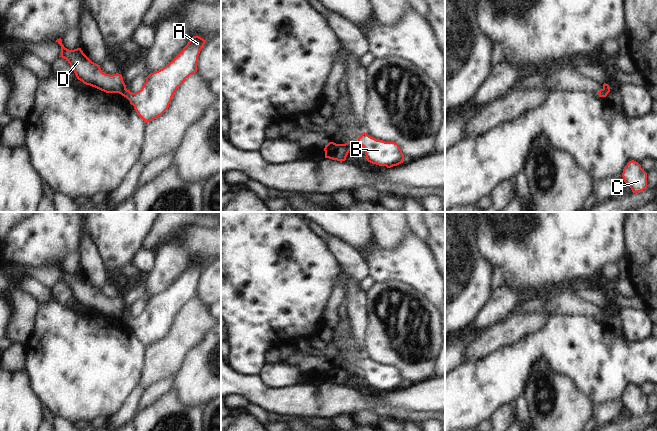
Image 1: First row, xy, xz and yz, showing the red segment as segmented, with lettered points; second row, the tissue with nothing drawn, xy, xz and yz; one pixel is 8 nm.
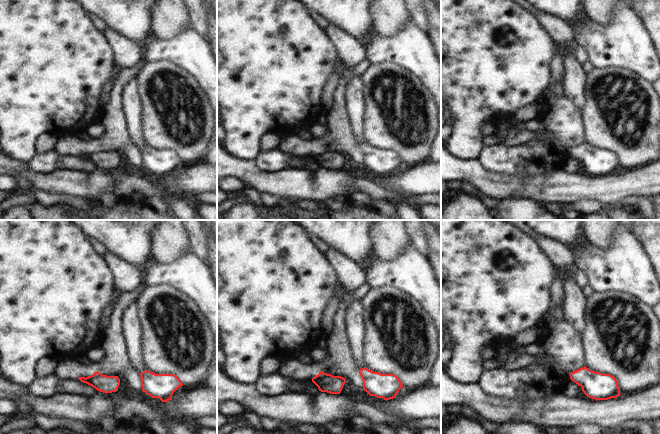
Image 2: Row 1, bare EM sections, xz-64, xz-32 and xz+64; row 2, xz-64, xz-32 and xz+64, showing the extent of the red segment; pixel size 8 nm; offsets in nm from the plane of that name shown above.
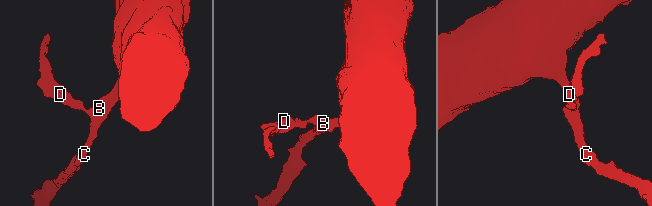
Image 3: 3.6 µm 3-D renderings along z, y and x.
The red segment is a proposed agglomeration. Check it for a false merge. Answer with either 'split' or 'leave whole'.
split

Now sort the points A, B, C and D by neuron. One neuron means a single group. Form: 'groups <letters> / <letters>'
groups A B C / D

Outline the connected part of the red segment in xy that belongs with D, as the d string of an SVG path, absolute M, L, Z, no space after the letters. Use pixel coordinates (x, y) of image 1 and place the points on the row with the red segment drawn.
M61 38L57 39L56 42L61 46L60 57L68 61L78 80L106 93L119 93L122 95L126 85L121 74L110 75L103 73L100 65L92 62L81 48L69 50L62 44Z

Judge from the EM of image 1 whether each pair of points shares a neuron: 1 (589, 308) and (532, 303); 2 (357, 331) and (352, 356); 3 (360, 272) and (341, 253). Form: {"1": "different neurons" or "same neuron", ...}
{"1": "same neuron", "2": "different neurons", "3": "same neuron"}

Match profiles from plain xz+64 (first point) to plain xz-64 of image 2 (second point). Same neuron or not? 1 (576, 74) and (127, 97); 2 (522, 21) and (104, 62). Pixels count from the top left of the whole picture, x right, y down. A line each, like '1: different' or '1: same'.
1: same
2: same

